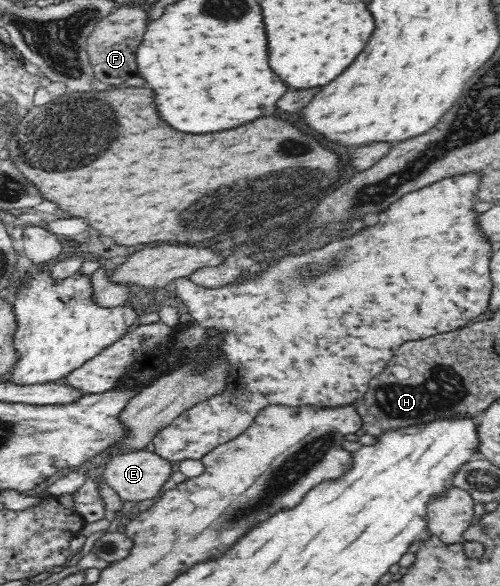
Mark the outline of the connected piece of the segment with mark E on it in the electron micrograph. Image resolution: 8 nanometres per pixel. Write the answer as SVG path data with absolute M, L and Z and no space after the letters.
M133 451L125 454L114 454L105 465L103 478L106 483L121 497L123 502L149 502L155 498L161 487L171 476L171 462L161 458L155 451Z

